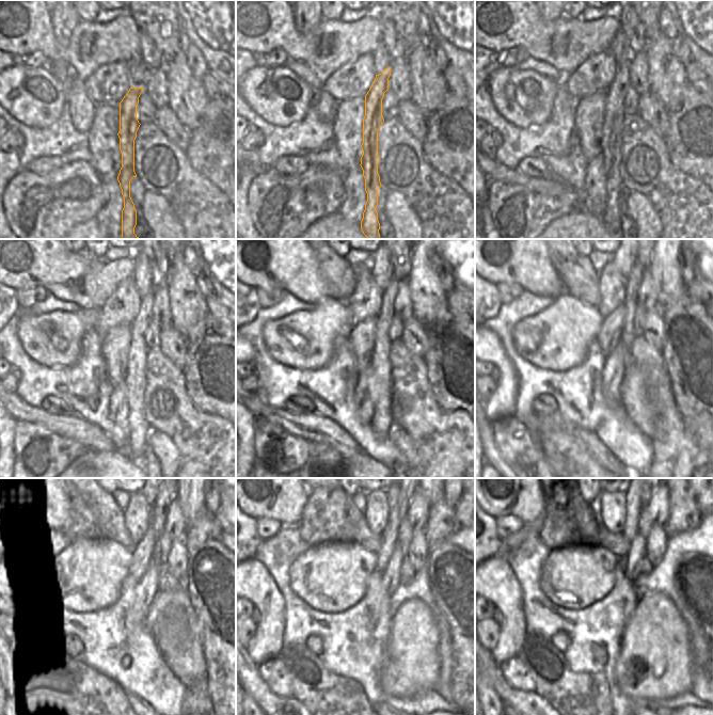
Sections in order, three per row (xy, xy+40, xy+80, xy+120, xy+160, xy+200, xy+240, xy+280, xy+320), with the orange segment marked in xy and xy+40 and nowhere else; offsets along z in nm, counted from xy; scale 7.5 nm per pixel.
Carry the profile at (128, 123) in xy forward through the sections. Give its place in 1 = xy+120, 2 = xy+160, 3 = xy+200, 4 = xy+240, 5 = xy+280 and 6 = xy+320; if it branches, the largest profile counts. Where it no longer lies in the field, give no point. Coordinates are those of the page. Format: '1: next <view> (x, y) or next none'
1: next xy+120 (135, 377)
2: next xy+160 (379, 386)
3: next xy+200 (633, 281)
4: next xy+240 (158, 511)
5: next xy+280 (403, 499)
6: next xy+320 (645, 499)

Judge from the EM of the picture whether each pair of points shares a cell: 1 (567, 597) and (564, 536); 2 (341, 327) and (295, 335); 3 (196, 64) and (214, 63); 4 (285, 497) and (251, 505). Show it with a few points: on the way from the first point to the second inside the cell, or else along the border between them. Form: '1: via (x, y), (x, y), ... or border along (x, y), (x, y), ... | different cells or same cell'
1: border along (590, 545), (565, 545), (554, 547), (551, 551) | different cells
2: via (329, 327), (321, 328), (312, 335), (306, 335) | same cell
3: border along (191, 44), (202, 54), (208, 68) | different cells
4: via (276, 505), (271, 510), (259, 505) | same cell

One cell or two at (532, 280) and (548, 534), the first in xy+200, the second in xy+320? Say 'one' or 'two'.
two

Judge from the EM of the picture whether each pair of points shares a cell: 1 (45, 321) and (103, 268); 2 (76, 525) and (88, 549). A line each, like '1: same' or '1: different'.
1: different
2: different

